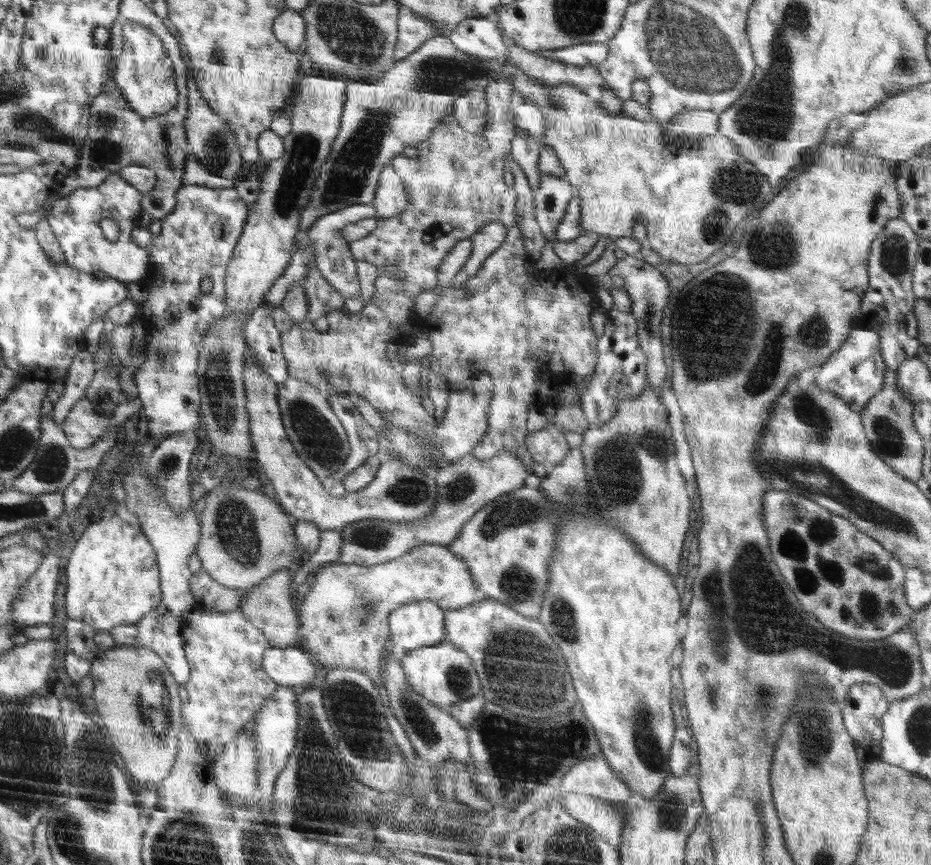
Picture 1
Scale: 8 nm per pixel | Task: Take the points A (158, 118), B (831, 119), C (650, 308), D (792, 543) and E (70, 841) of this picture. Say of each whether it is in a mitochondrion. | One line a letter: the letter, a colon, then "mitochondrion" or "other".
A: other
B: other
C: mitochondrion
D: mitochondrion
E: mitochondrion

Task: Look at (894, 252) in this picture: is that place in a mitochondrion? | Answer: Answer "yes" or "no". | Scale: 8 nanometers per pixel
yes

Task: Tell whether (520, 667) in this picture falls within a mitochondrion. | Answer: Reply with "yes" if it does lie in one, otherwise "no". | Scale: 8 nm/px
yes

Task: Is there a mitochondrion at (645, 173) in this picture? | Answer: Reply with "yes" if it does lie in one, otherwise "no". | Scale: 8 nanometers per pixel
no

